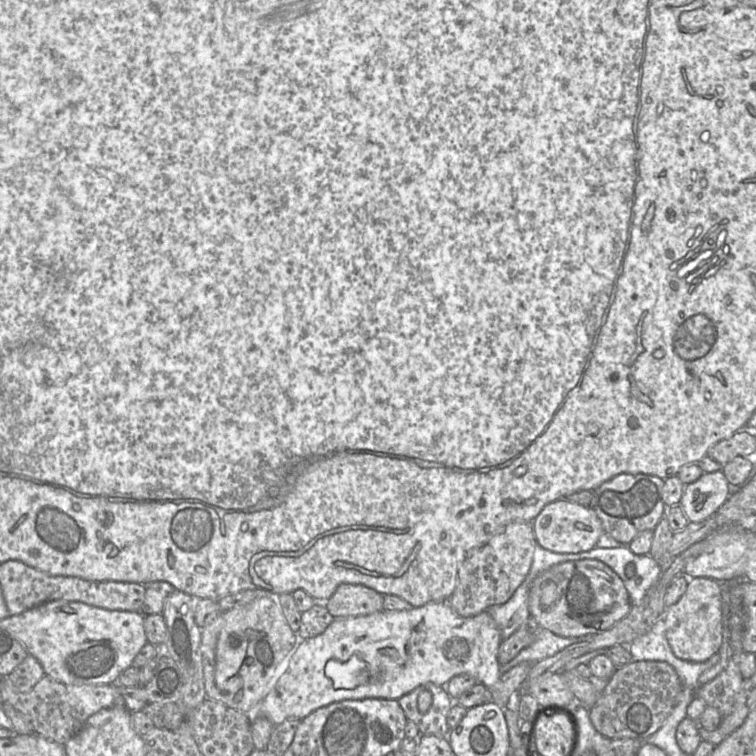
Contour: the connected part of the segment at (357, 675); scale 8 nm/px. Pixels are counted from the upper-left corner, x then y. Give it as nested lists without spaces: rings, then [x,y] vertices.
[[[356,654],[345,662],[329,660],[325,674],[335,689],[353,689],[368,680],[366,663]]]

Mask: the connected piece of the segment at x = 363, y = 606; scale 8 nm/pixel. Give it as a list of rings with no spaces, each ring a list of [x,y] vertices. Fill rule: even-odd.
[[[341,584],[333,595],[324,599],[322,603],[325,603],[325,607],[334,618],[366,616],[383,611],[383,595],[360,584]]]

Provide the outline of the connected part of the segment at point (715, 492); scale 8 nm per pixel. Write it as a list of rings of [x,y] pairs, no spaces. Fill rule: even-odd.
[[[722,471],[704,472],[698,480],[685,486],[679,505],[690,522],[701,522],[724,504],[731,488]]]

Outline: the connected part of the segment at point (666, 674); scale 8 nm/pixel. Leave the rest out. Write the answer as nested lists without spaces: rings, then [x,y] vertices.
[[[632,661],[616,669],[605,682],[596,703],[589,709],[594,728],[609,739],[633,738],[643,740],[658,731],[679,701],[682,684],[675,669],[662,661]]]

